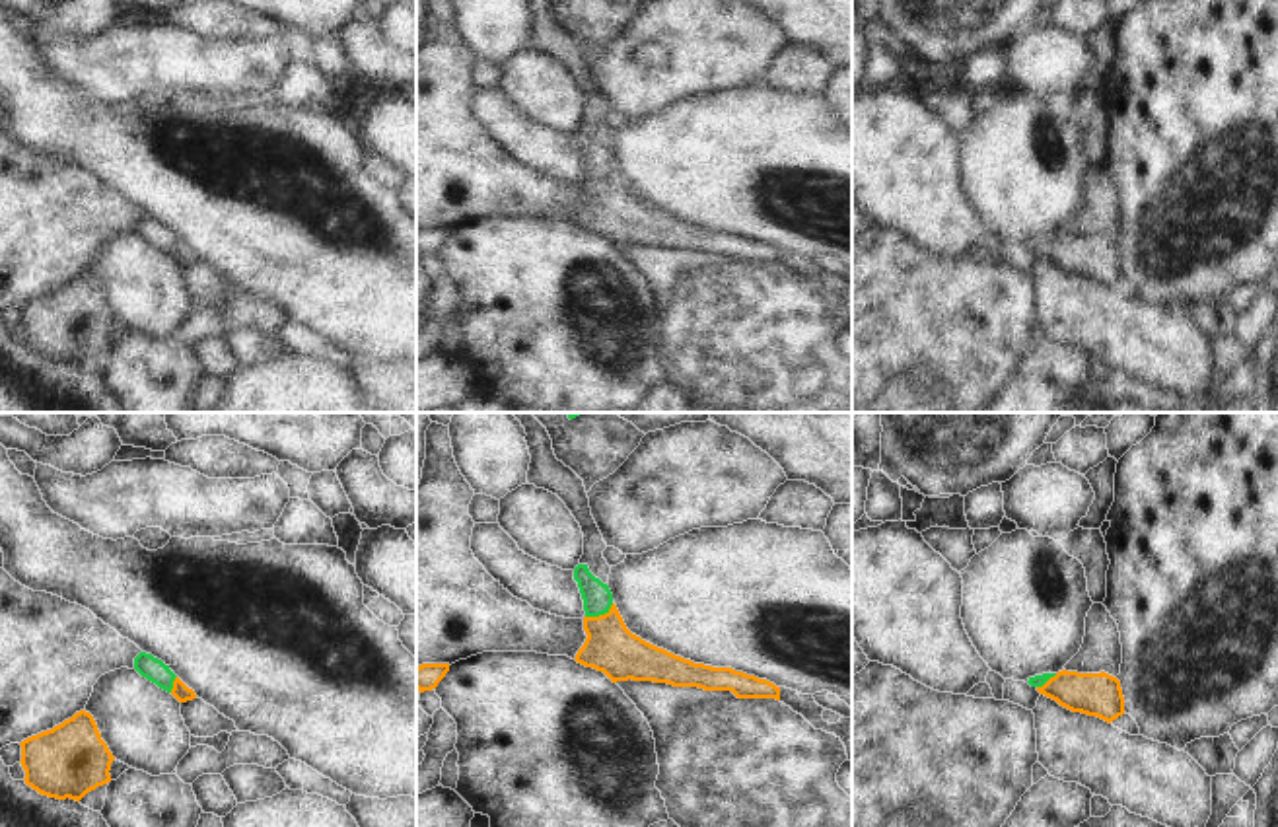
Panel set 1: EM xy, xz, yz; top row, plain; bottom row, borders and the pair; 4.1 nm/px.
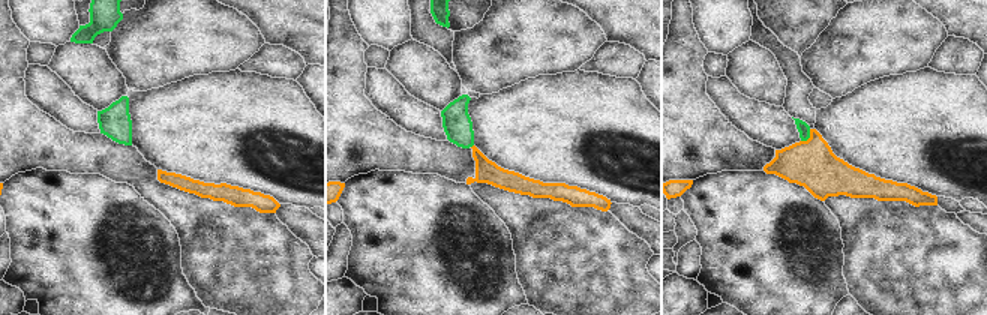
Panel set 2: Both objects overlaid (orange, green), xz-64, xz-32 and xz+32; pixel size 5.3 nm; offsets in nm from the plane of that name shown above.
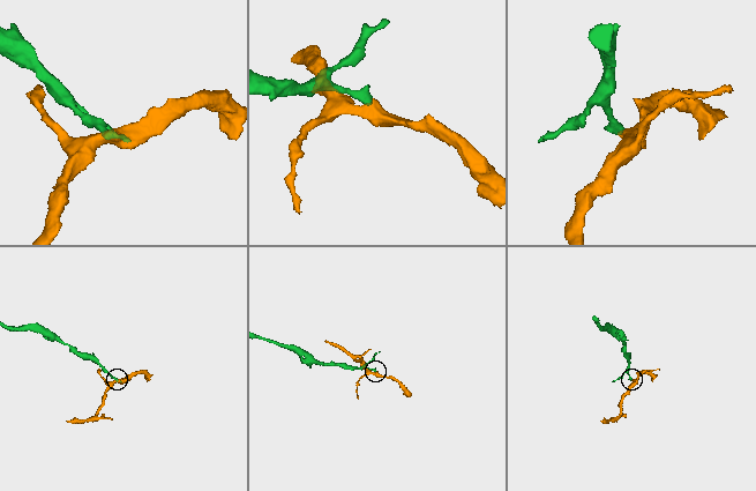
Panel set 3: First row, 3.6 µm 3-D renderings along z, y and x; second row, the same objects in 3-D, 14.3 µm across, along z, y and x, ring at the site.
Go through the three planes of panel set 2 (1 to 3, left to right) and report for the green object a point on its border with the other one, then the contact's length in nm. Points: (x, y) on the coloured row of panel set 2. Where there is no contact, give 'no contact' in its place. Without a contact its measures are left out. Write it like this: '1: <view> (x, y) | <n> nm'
1: no contact
2: no contact
3: xz+32 (810, 137) | 90 nm

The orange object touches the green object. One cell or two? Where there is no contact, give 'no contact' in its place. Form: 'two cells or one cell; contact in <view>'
two cells; contact in xz

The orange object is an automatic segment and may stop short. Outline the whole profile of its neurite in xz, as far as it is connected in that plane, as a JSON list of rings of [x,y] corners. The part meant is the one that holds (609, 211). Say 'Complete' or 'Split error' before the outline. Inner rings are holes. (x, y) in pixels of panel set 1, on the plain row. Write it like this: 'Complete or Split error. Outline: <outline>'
Complete. Outline: [[[615,167],[605,179],[584,181],[584,195],[587,202],[574,224],[603,235],[613,247],[654,245],[673,251],[731,255],[737,263],[780,265],[780,251],[766,243],[731,232],[694,228],[642,204],[626,193]]]

